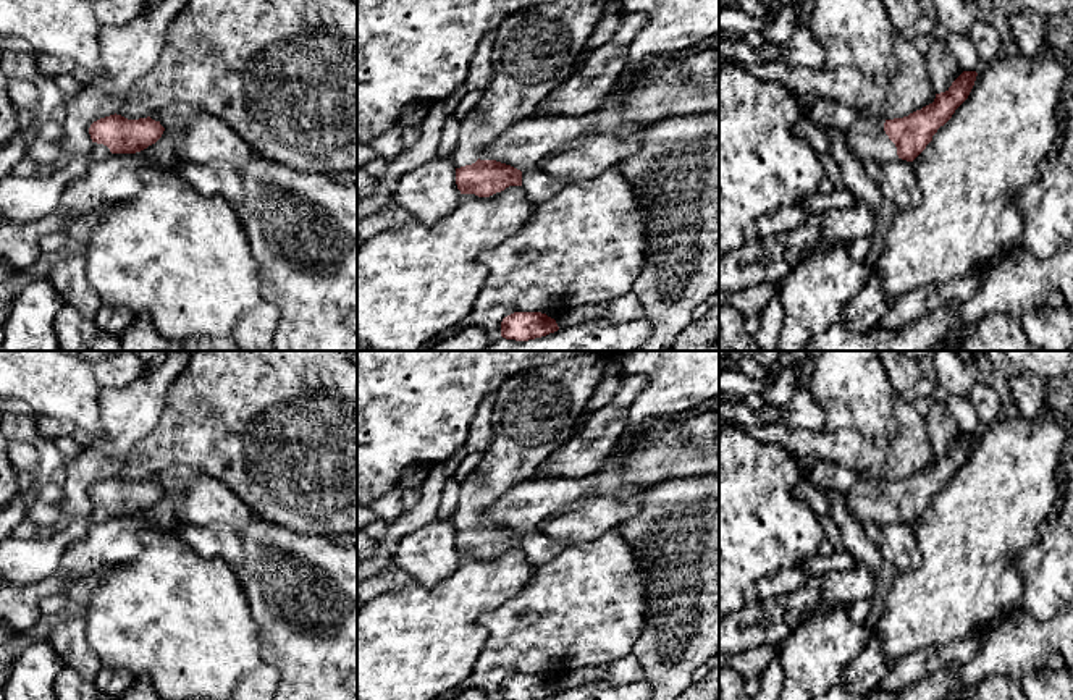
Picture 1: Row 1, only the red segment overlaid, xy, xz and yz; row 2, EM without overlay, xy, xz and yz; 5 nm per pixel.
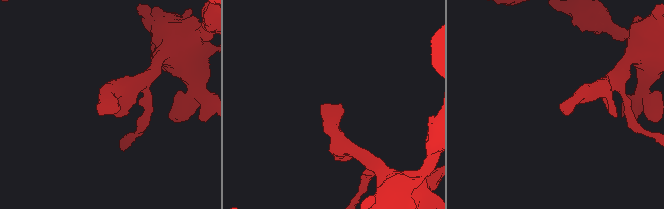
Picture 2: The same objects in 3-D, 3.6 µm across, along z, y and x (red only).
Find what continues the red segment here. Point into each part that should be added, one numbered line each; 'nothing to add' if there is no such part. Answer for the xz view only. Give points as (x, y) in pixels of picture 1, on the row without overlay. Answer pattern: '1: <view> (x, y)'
1: xz (535, 411)

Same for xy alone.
1: xy (99, 513)

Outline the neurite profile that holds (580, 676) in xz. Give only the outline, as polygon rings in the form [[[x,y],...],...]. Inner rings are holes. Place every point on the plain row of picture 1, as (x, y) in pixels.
[[[596,664],[596,666],[587,666],[575,669],[566,676],[562,676],[556,685],[559,690],[572,689],[577,685],[583,685],[587,682],[593,682],[598,679],[603,679],[606,673],[609,671],[611,664]]]

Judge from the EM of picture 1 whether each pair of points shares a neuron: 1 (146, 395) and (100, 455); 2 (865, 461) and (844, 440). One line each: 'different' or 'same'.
1: same
2: same

